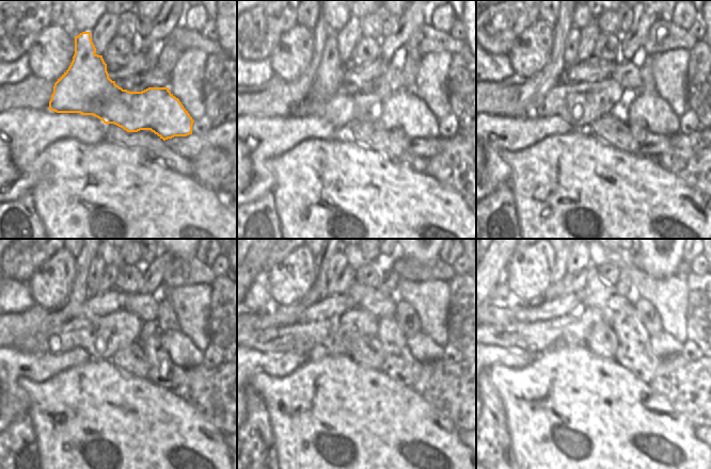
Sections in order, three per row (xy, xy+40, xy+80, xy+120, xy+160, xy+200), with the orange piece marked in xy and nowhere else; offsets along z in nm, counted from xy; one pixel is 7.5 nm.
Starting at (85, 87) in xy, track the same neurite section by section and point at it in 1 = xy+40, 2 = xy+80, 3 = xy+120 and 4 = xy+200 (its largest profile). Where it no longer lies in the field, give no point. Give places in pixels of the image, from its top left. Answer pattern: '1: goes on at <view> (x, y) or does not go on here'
1: goes on at xy+40 (404, 110)
2: goes on at xy+80 (659, 117)
3: goes on at xy+120 (183, 352)
4: goes on at xy+200 (663, 344)

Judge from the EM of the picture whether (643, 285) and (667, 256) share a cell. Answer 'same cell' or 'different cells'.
different cells

